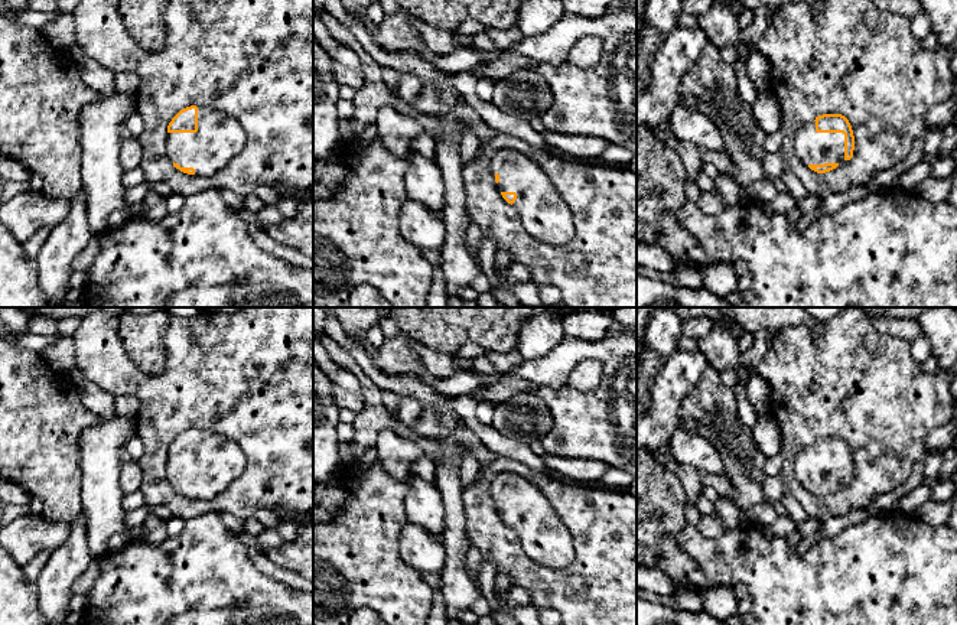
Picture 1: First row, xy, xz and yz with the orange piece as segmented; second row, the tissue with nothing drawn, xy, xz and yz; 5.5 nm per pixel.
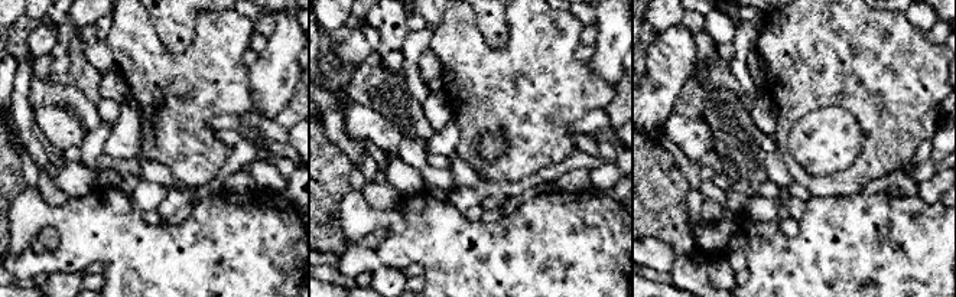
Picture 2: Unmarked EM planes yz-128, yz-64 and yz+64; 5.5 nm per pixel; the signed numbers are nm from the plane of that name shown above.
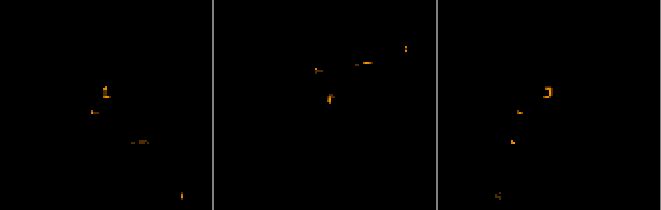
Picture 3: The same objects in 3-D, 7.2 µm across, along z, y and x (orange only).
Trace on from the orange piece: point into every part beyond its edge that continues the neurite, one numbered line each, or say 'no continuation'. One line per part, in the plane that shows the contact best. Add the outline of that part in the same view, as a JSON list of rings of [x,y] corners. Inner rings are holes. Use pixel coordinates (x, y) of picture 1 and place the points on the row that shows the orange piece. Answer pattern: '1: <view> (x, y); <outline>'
1: yz (813, 147); [[[816,121],[804,124],[794,136],[795,154],[808,165],[843,163],[844,134],[817,133]]]

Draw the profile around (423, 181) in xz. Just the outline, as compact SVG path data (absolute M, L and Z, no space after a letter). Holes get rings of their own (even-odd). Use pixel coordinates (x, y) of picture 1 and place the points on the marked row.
M411 152L407 157L411 162L404 175L407 196L432 211L442 212L446 204L446 189L436 160L417 152Z

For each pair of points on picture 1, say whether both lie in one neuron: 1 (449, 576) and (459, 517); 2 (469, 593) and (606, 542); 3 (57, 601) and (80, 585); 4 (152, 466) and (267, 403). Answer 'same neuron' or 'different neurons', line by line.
1: same neuron
2: different neurons
3: different neurons
4: same neuron

